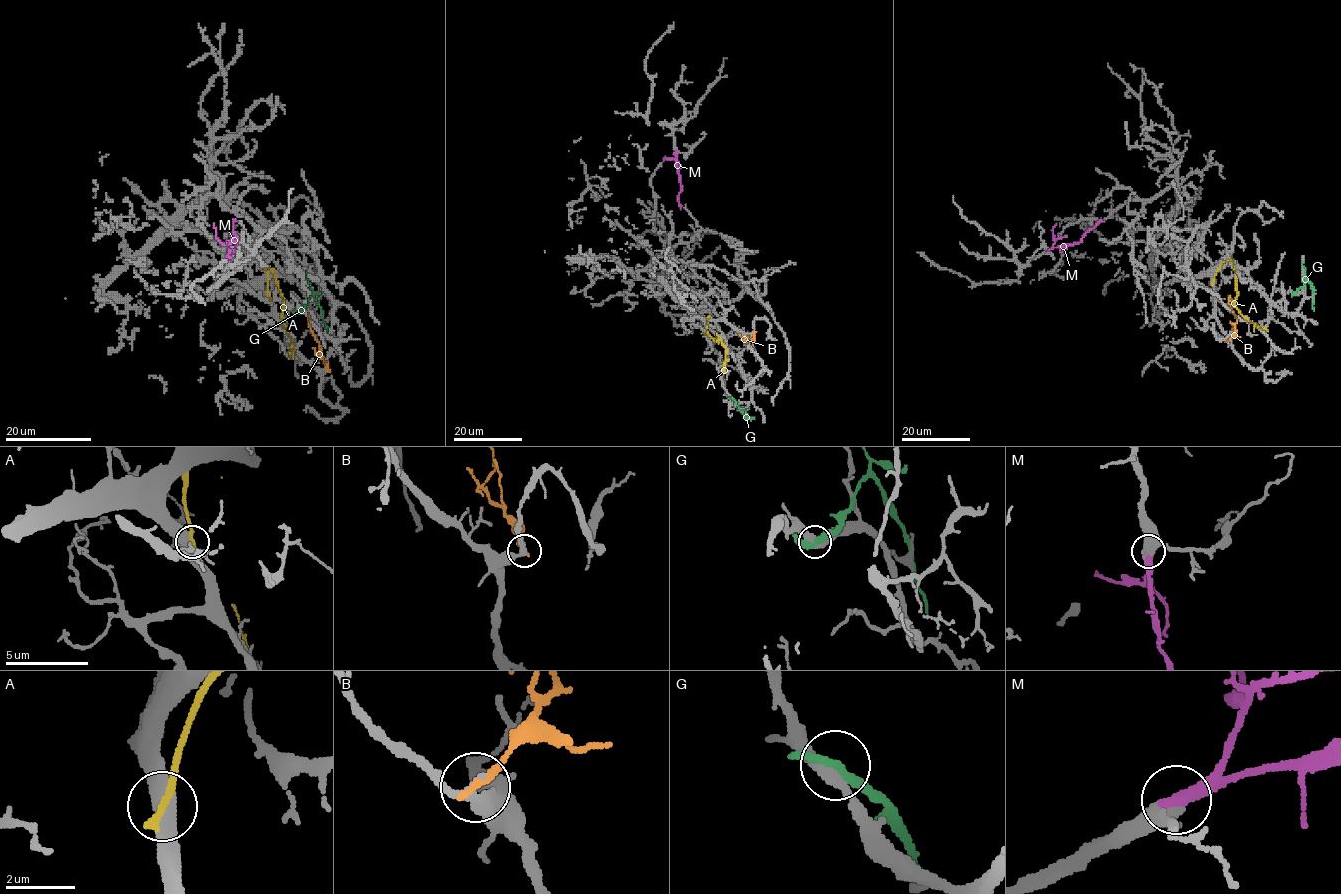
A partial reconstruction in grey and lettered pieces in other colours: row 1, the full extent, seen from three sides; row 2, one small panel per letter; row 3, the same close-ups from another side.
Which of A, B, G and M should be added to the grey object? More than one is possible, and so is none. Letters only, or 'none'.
M

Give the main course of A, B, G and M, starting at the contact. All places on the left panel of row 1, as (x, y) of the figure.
A: (269, 297), (267, 274), (271, 271), (282, 297), (283, 326), (291, 342), (291, 358)
B: (328, 370), (308, 323), (308, 314)
G: (298, 313), (312, 296), (320, 308), (327, 332)
M: (229, 257), (237, 236), (232, 230), (235, 220)

